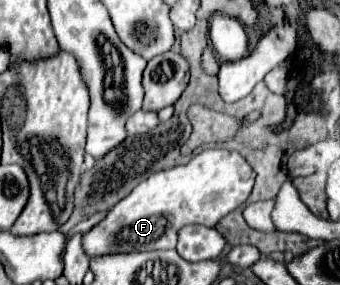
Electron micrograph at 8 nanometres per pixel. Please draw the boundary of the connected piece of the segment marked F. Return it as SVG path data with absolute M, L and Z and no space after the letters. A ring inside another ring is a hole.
M204 150L194 156L188 164L180 164L168 170L160 170L150 174L144 182L140 182L124 200L120 200L102 222L98 222L92 230L82 234L82 248L90 258L120 254L120 252L146 252L146 250L168 250L176 246L176 232L186 224L202 224L214 228L214 224L224 218L228 212L236 210L250 196L254 186L254 172L248 162L230 150Z

